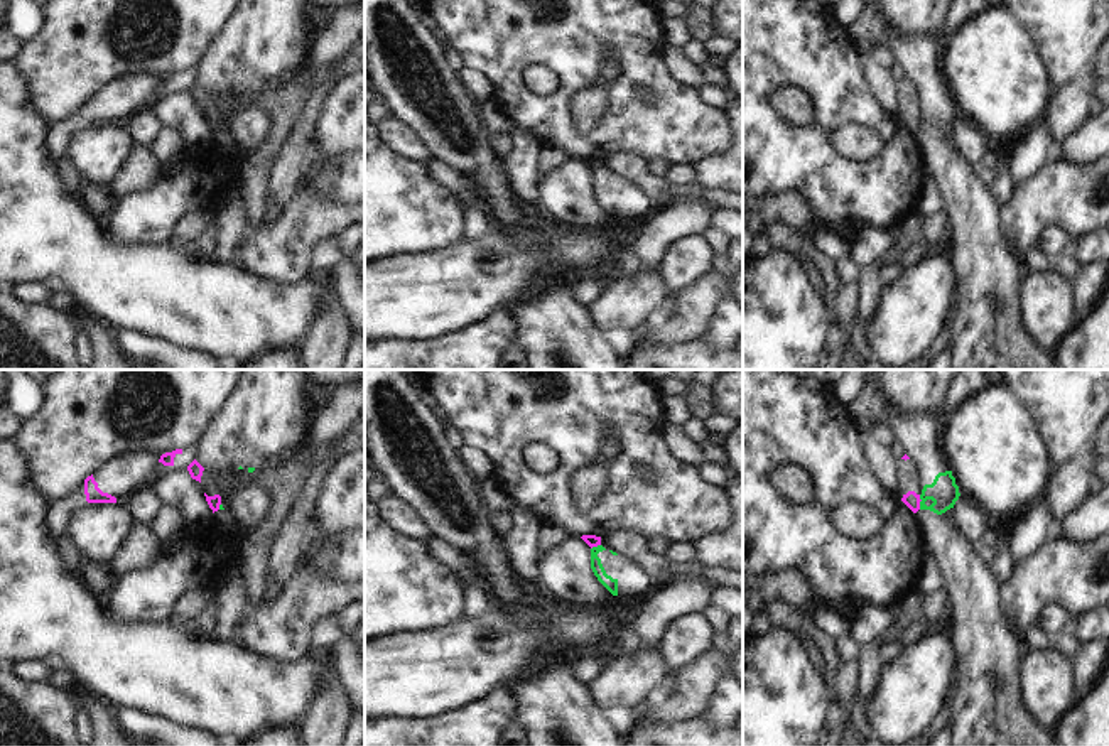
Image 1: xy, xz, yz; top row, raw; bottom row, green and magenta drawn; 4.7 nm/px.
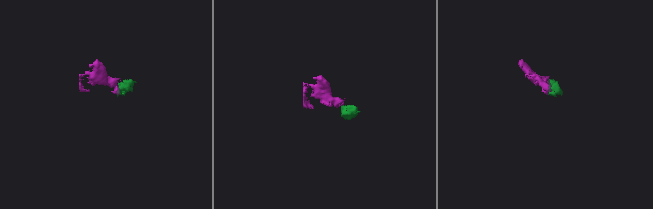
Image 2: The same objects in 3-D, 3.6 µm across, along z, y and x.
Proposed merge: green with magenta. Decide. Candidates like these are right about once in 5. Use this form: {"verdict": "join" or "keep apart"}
{"verdict": "keep apart"}

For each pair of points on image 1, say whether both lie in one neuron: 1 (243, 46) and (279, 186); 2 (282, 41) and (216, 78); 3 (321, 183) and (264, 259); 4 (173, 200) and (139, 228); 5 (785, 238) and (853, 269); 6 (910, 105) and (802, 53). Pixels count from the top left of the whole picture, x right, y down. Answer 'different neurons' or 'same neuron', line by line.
1: different neurons
2: same neuron
3: different neurons
4: same neuron
5: different neurons
6: different neurons

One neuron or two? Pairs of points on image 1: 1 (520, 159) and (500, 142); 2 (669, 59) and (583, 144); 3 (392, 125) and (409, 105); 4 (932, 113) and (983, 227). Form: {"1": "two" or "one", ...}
{"1": "two", "2": "two", "3": "two", "4": "one"}

